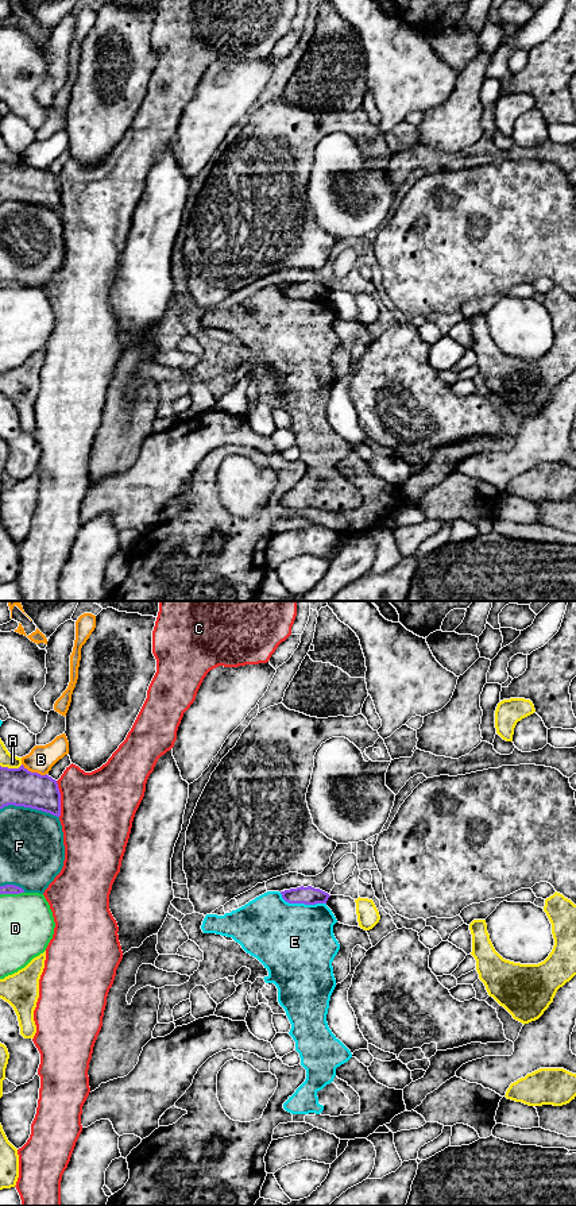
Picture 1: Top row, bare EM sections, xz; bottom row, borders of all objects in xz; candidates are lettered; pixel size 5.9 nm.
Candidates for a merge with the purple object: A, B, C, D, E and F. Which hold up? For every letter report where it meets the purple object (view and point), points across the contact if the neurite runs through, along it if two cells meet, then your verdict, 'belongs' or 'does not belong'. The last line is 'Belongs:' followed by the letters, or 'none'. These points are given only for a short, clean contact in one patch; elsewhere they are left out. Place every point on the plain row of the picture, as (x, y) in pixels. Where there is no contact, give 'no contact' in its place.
A: contact xz (11, 164); does not belong
B: contact xz (34, 168); does not belong
C: contact xz (60, 193); does not belong
D: contact xz (11, 288); does not belong
E: contact xz (302, 297); does not belong
F: contact xz (30, 201); does not belong
Belongs: none

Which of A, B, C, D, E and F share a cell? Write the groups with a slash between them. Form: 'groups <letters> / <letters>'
groups A / B / C / D / E / F

